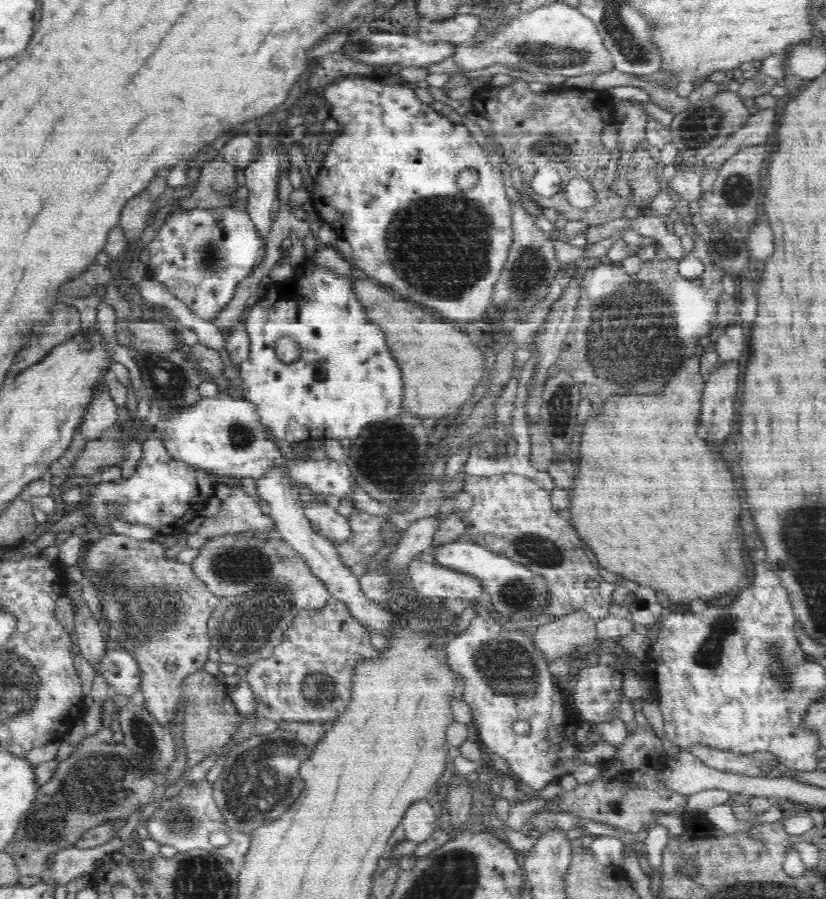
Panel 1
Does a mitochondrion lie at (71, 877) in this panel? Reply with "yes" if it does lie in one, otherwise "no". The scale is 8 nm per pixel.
no

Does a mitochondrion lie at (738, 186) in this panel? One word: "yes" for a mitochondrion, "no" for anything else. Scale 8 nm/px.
yes

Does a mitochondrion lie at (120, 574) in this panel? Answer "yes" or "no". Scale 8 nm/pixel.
yes

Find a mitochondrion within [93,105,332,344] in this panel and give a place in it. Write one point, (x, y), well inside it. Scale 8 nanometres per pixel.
(208, 261)

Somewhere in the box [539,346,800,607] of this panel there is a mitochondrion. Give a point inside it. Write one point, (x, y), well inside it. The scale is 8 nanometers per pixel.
(560, 402)

